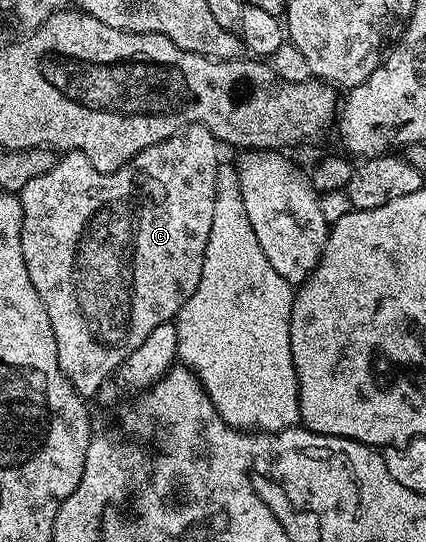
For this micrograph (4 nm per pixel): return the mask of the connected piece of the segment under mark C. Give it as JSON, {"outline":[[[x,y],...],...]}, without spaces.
{"outline":[[[187,125],[179,134],[138,152],[112,174],[98,172],[85,154],[69,150],[57,157],[50,172],[34,176],[18,192],[22,204],[22,260],[26,260],[30,284],[38,288],[38,296],[46,304],[62,372],[81,398],[99,395],[126,356],[158,324],[172,322],[182,304],[194,296],[202,276],[210,224],[214,224],[216,173],[222,165],[219,148],[218,139],[205,126]]]}

